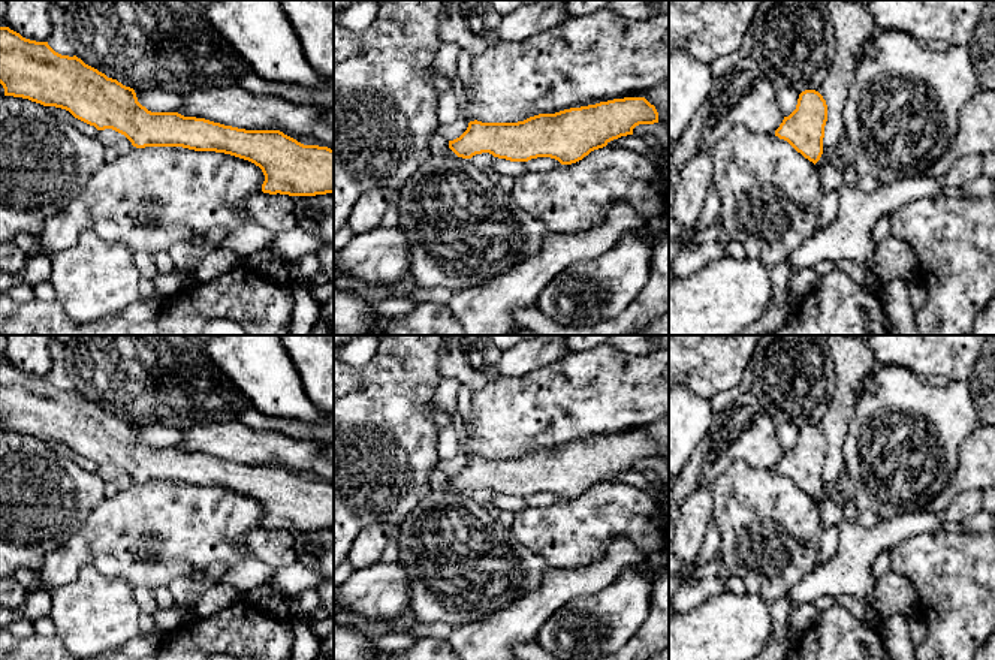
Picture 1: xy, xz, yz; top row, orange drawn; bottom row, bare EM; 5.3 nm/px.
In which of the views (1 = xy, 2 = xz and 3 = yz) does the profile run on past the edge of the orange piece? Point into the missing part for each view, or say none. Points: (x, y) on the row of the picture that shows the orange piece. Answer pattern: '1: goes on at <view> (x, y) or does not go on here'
1: does not go on here
2: does not go on here
3: does not go on here

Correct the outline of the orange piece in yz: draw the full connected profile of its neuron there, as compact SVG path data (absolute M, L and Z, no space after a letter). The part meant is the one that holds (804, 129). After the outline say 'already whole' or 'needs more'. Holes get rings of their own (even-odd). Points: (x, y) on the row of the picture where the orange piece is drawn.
M805 90L799 94L796 109L775 130L775 136L815 165L823 154L826 121L827 105L823 96L815 90Z; already whole

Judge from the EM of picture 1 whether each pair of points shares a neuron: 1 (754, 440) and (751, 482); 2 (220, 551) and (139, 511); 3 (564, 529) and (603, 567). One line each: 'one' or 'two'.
1: two
2: one
3: two

